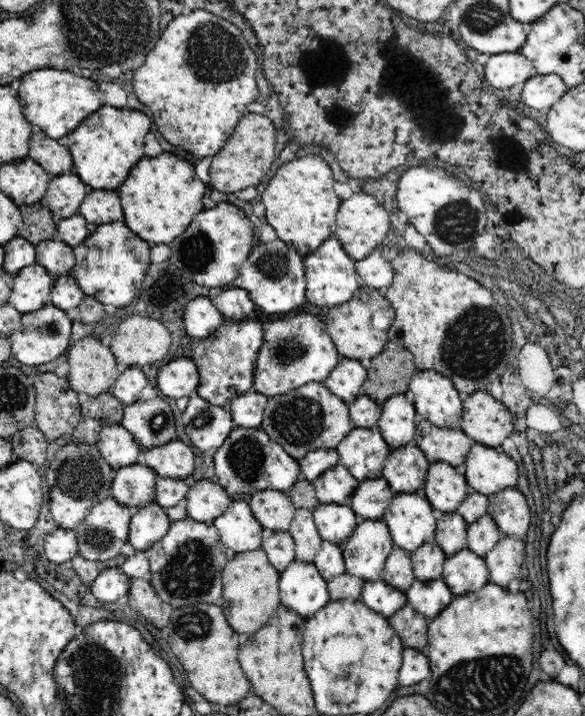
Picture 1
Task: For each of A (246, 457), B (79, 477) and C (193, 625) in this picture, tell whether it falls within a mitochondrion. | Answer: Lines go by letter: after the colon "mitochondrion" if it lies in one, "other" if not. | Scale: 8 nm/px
A: mitochondrion
B: mitochondrion
C: mitochondrion

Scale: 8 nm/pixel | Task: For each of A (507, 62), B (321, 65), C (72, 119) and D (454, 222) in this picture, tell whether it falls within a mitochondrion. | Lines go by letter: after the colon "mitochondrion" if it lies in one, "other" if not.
A: other
B: other
C: other
D: mitochondrion

